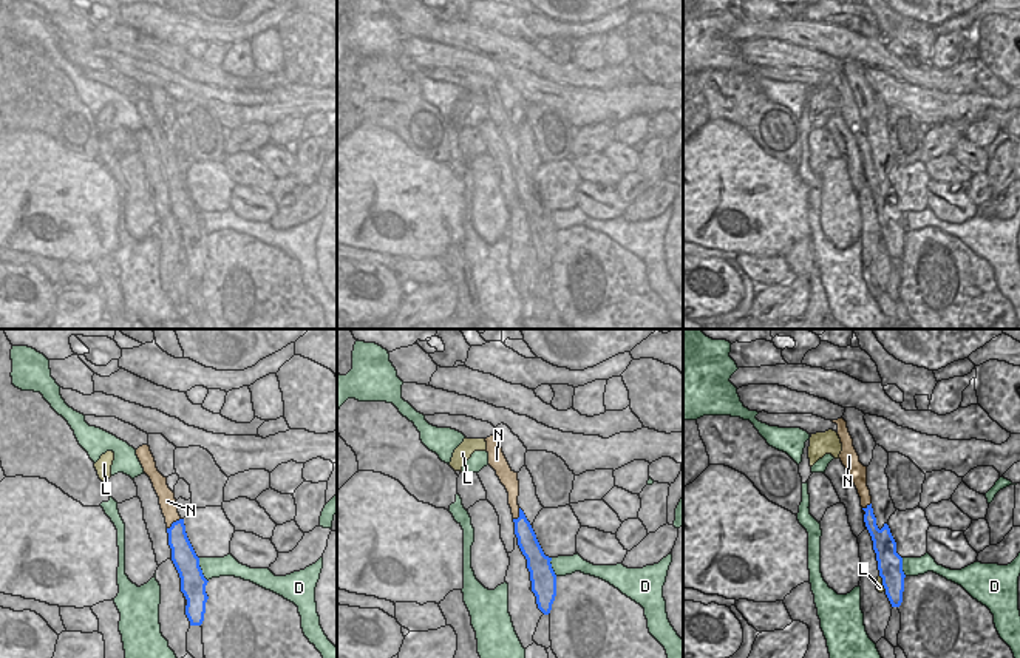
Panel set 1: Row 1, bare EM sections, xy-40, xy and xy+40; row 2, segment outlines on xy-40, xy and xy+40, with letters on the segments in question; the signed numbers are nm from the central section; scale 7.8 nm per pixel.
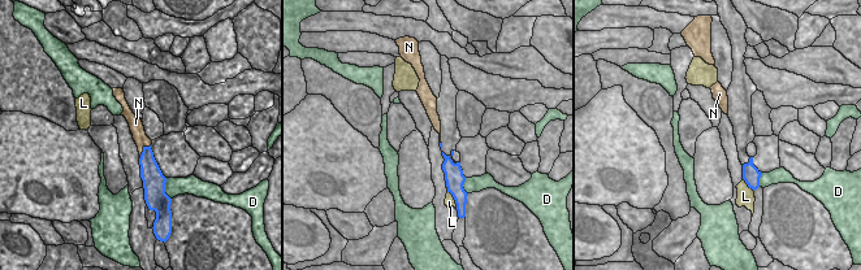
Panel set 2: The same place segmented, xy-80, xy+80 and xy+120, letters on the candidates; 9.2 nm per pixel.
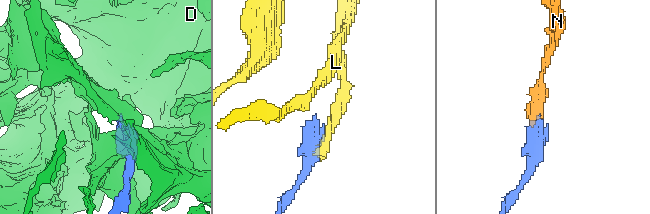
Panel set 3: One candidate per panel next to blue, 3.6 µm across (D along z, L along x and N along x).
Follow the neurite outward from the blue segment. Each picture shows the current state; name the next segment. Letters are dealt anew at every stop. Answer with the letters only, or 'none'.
none

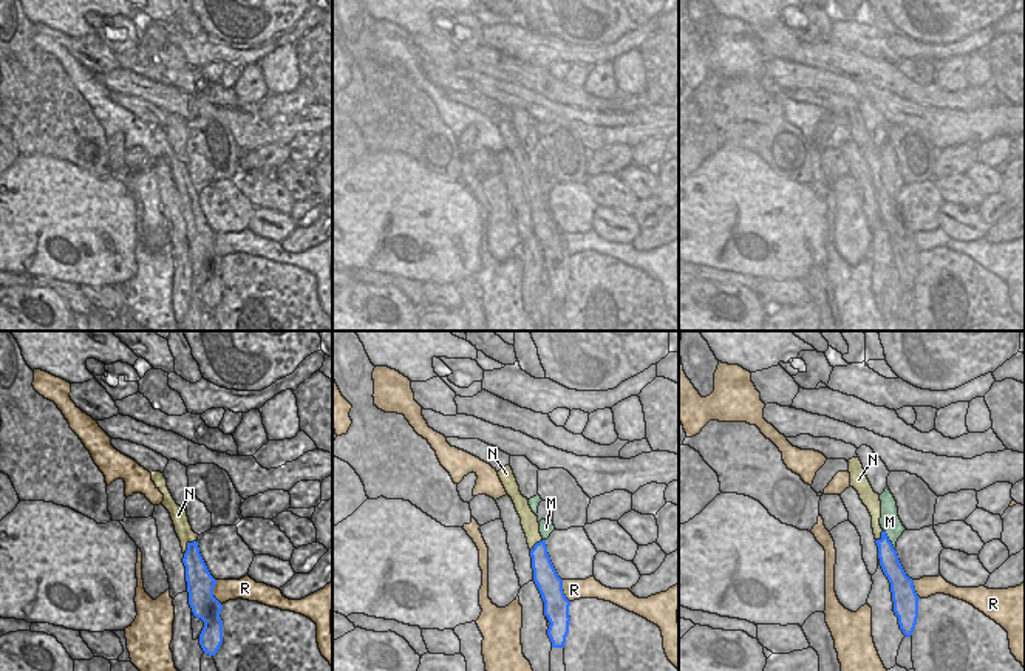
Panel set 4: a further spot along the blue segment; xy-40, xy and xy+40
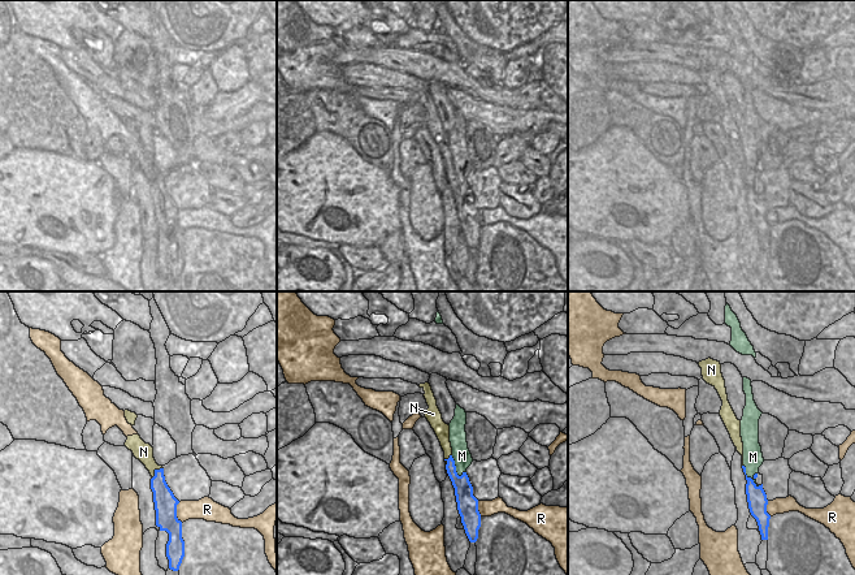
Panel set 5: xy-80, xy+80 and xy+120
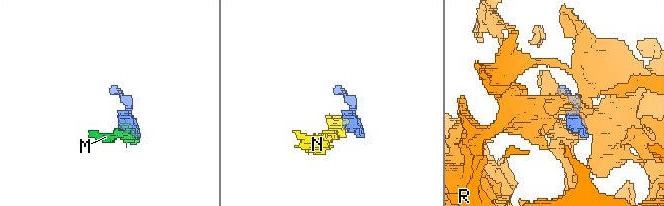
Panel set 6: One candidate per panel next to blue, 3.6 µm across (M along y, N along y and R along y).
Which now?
M

